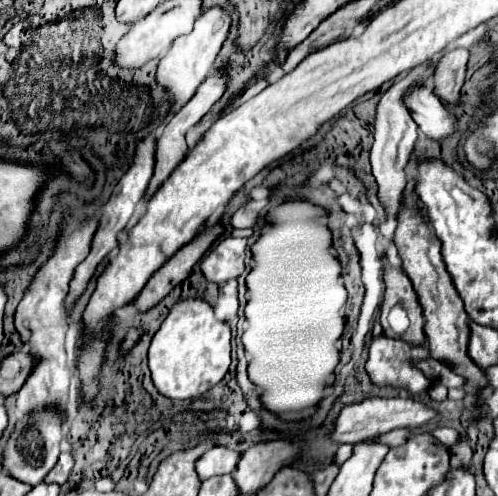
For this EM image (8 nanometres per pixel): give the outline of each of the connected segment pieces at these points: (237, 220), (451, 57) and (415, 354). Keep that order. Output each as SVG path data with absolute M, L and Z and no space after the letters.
M244 206L244 208L240 208L240 210L232 216L230 224L232 224L234 228L252 228L254 222L256 222L256 216L258 216L258 212L254 212L252 208Z
M450 48L444 52L436 66L434 74L434 92L448 104L460 102L460 90L466 80L466 64L468 64L468 50L464 48Z
M386 336L374 338L366 362L366 372L378 386L390 384L418 394L426 390L432 382L420 370L416 370L410 360L422 360L426 356L426 346L412 346L408 342L392 340Z

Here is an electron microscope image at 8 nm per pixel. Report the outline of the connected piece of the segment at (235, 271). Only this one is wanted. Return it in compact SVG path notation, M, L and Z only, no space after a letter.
M228 236L210 248L210 252L200 262L200 270L206 280L220 284L230 278L238 278L244 272L244 256L246 238Z

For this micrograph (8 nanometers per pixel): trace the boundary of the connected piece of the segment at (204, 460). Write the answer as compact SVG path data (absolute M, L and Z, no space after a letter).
M216 446L214 450L208 450L198 460L198 474L202 474L202 480L214 476L214 474L228 474L236 470L236 464L240 462L240 452L230 450L226 446Z

